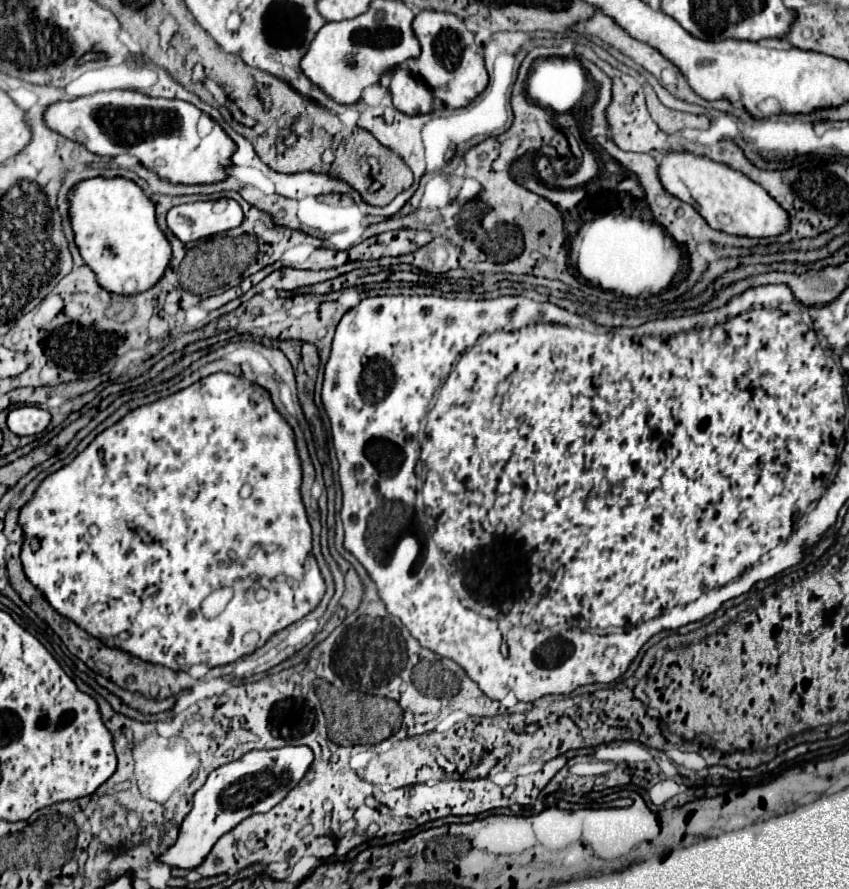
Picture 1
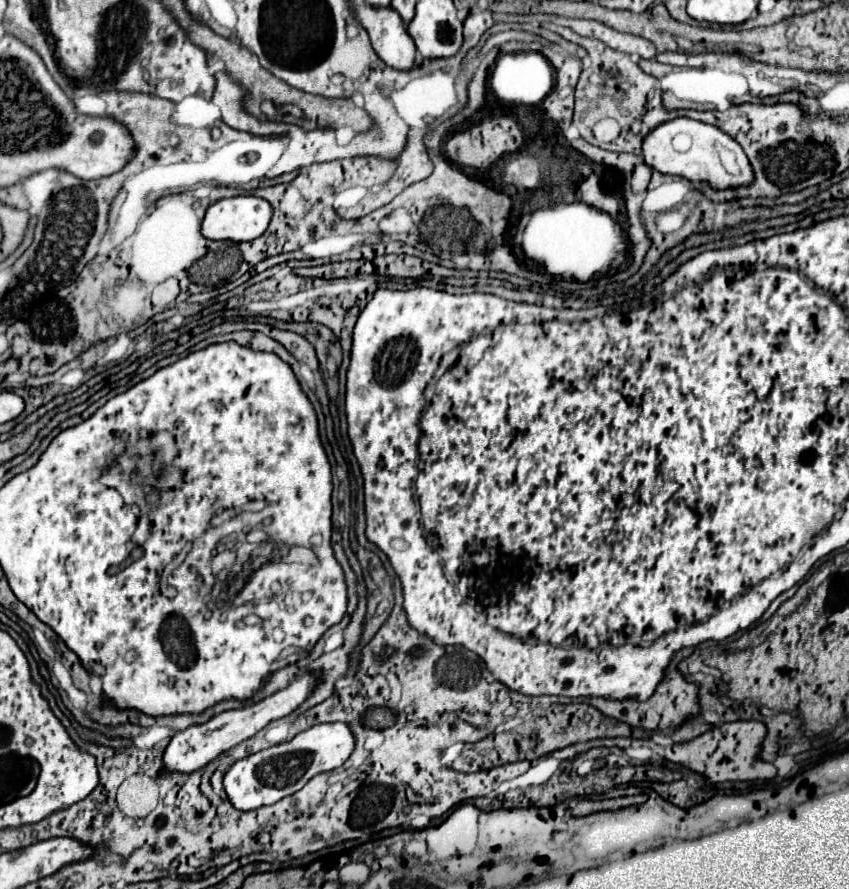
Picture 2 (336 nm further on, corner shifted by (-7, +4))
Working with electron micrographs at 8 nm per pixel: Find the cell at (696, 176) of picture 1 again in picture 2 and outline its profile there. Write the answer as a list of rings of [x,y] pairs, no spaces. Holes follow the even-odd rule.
[[[675,118],[653,128],[643,138],[643,160],[661,174],[677,174],[691,182],[709,182],[717,190],[747,186],[753,180],[753,168],[743,148],[717,126],[691,118]]]

